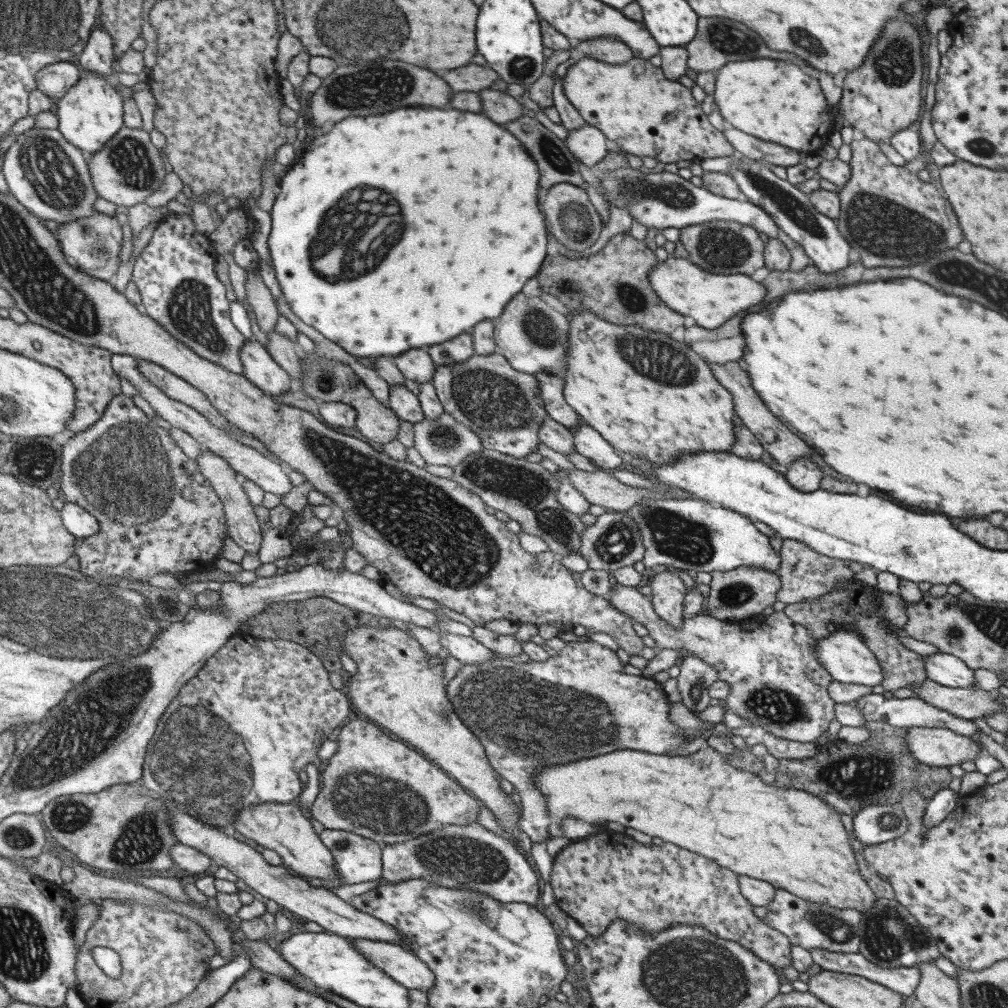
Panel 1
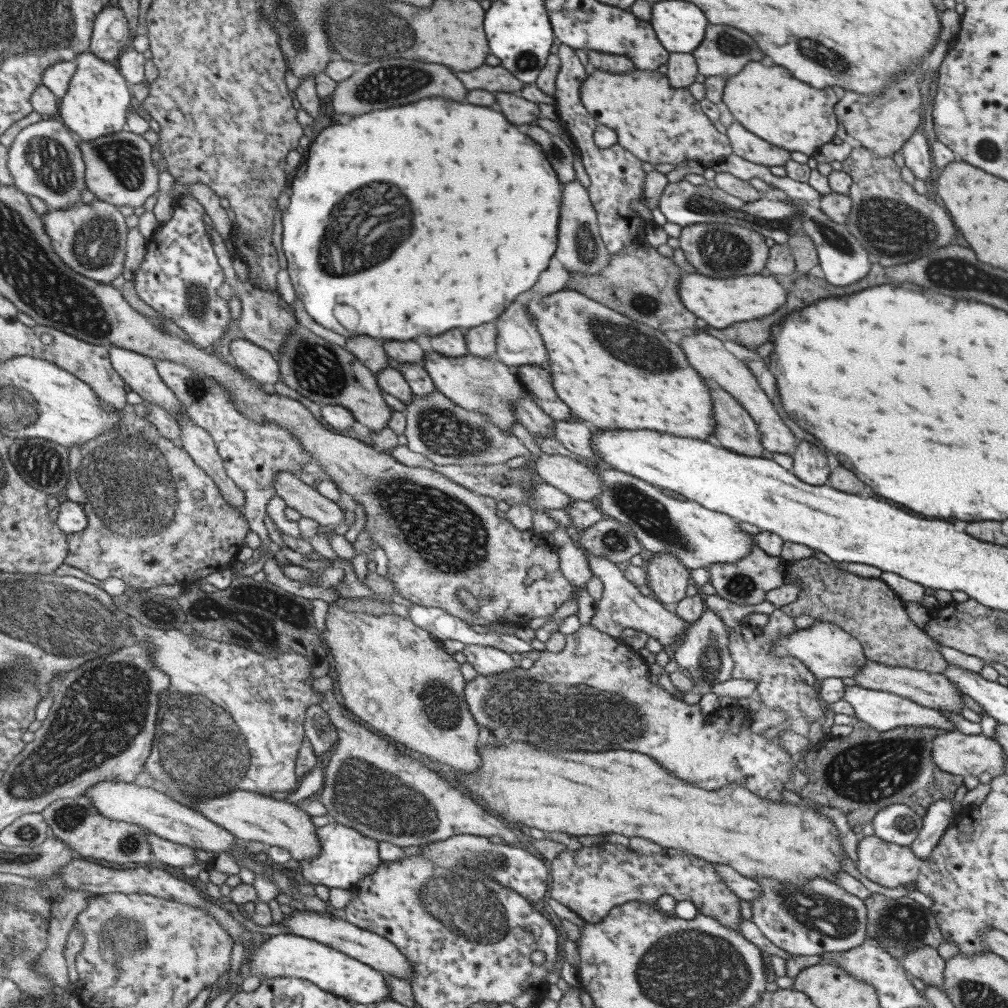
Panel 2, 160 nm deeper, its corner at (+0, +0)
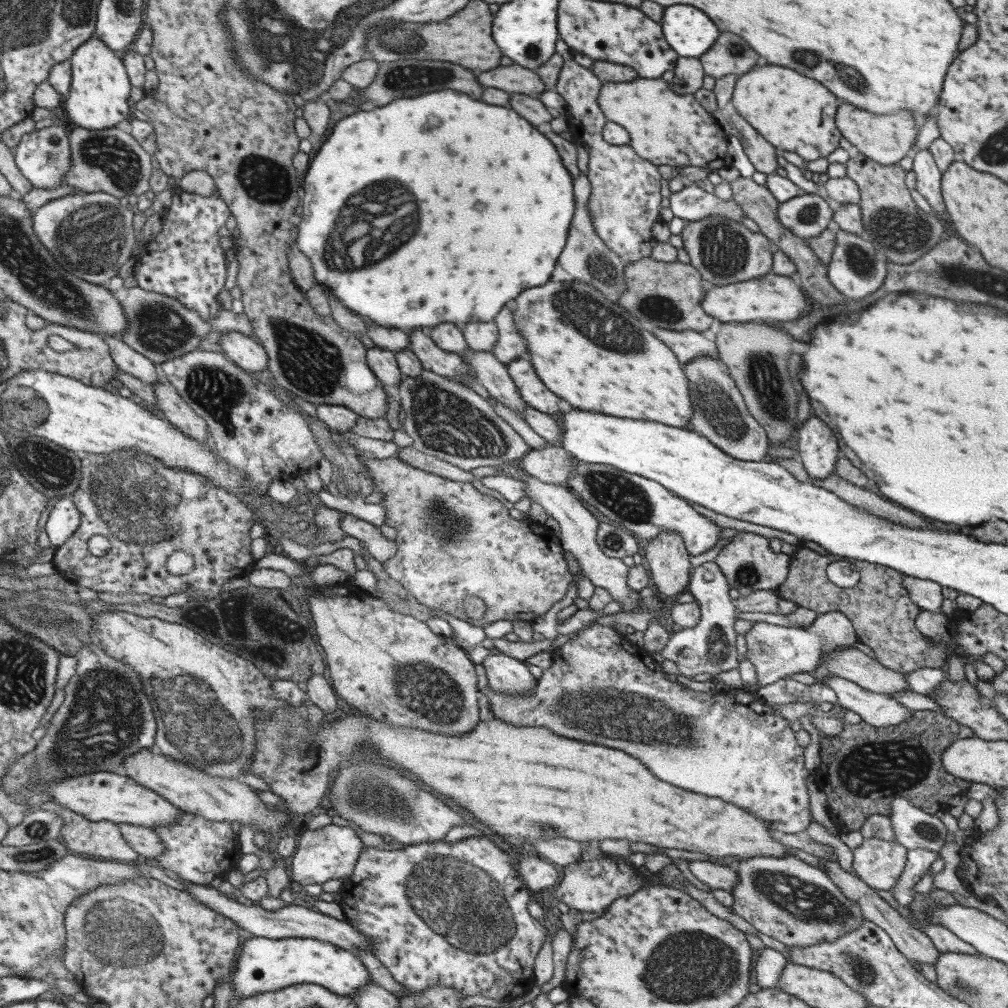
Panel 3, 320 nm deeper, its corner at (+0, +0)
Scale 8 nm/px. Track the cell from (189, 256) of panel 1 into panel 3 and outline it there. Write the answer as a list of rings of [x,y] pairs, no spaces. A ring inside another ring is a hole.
[[[179,189],[164,215],[162,234],[147,244],[133,275],[141,288],[178,298],[185,306],[199,311],[204,319],[214,319],[221,308],[219,294],[227,282],[226,246],[221,246],[219,234],[232,215],[226,199],[221,198],[219,190],[205,198],[183,194]]]

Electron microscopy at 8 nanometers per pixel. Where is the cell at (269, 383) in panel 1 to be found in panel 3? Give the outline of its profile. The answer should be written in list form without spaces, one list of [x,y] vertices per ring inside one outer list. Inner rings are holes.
[[[241,332],[225,333],[219,342],[223,352],[249,373],[261,372],[269,366],[266,348]]]

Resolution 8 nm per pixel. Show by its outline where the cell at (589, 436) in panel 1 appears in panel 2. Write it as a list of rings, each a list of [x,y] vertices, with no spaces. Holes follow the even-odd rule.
[[[555,421],[552,437],[569,452],[576,454],[580,460],[597,457],[590,447],[591,430],[583,423]]]

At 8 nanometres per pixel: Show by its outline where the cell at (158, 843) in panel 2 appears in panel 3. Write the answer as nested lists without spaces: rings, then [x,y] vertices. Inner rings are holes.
[[[118,824],[118,826],[122,829],[127,842],[130,842],[143,858],[157,859],[163,854],[164,840],[154,828],[135,826],[135,824]]]

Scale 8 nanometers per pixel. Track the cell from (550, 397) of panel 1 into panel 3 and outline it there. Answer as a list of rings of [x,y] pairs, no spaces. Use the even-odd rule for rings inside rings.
[[[527,357],[514,358],[505,364],[505,367],[523,402],[543,414],[552,416],[558,414],[558,396],[547,390],[534,373]]]

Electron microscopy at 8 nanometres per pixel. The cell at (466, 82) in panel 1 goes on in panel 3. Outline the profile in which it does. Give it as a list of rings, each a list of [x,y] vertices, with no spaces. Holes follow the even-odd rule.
[[[512,63],[508,66],[497,66],[477,76],[477,82],[487,88],[495,88],[506,93],[517,93],[528,96],[539,96],[547,89],[546,84],[533,70]]]

